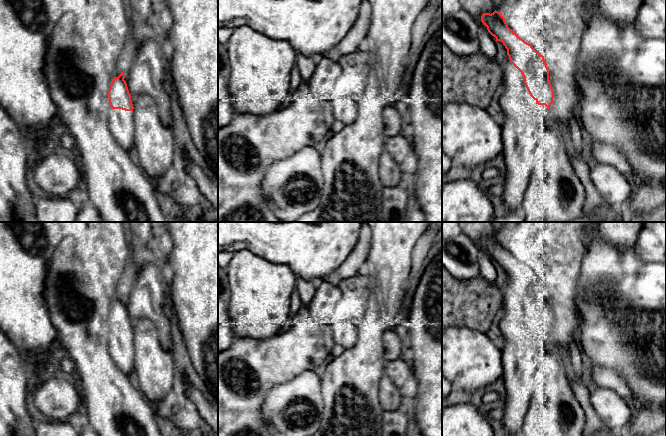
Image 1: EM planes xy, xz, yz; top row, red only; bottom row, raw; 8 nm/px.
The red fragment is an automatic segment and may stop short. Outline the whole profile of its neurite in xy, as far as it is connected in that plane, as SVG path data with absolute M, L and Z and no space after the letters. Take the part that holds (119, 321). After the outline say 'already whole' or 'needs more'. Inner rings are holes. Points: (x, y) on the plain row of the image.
M121 295L118 301L114 301L110 313L108 315L109 327L112 332L109 340L109 354L118 367L124 374L131 374L134 369L134 350L133 350L133 328L129 317L127 307L124 304L125 299Z; needs more

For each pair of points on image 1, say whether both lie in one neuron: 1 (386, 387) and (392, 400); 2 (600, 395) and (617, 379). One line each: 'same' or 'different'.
1: same
2: different

